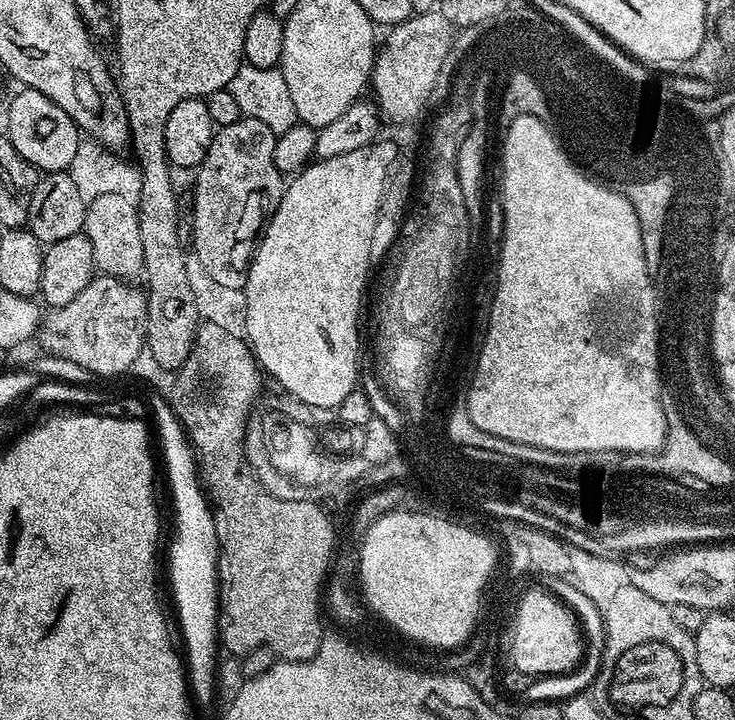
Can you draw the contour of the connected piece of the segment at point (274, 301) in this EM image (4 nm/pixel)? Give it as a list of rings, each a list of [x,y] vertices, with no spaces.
[[[385,138],[377,139],[371,144],[362,146],[362,150],[354,150],[351,154],[338,154],[338,158],[316,160],[309,163],[302,172],[291,177],[290,183],[284,189],[284,197],[275,205],[274,211],[267,217],[266,227],[259,237],[254,249],[252,264],[248,268],[248,280],[243,292],[246,296],[246,330],[248,343],[257,364],[265,373],[268,372],[281,384],[283,391],[296,397],[310,406],[332,407],[339,409],[342,398],[350,394],[358,384],[358,365],[362,329],[360,330],[360,303],[364,300],[364,287],[368,284],[368,267],[370,267],[370,238],[374,234],[374,222],[378,218],[378,206],[382,202],[384,187],[388,181],[388,171],[396,157],[397,145],[391,144]]]

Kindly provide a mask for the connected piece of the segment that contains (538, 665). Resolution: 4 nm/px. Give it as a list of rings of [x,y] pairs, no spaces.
[[[541,590],[524,592],[524,608],[518,613],[518,630],[516,632],[516,650],[510,654],[511,667],[529,672],[533,677],[554,676],[562,672],[571,672],[582,659],[582,629],[572,611],[562,601],[557,600],[551,592]]]

